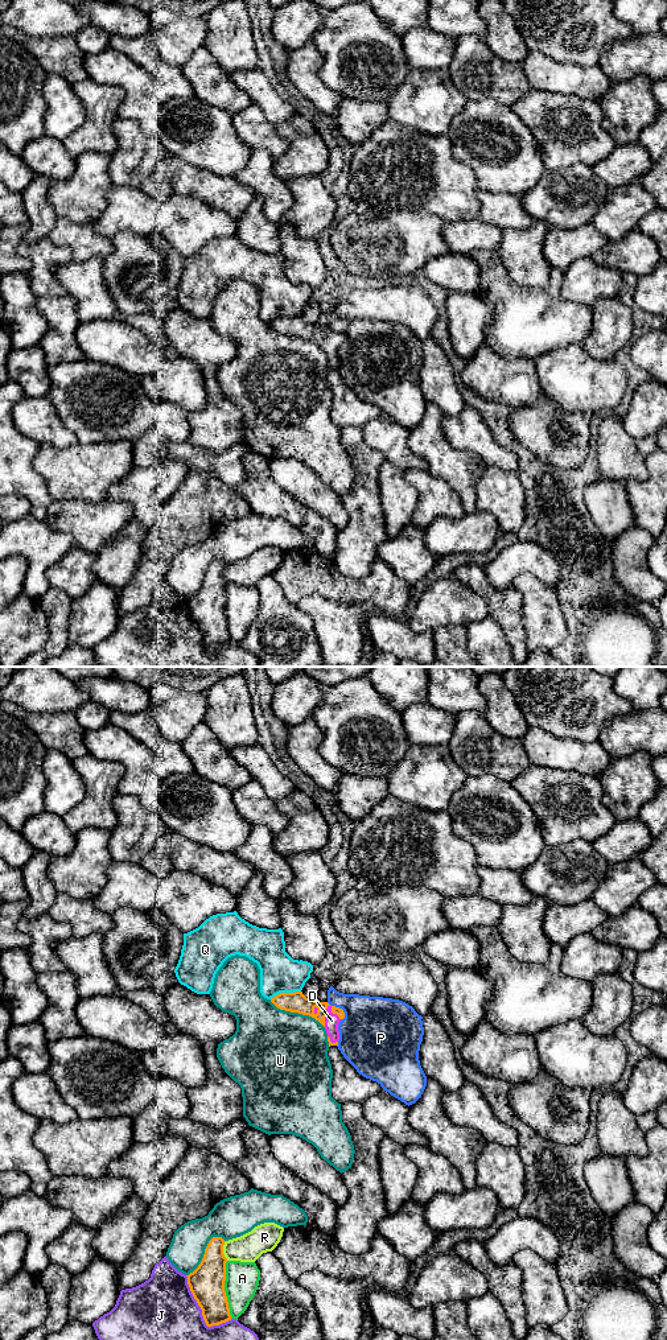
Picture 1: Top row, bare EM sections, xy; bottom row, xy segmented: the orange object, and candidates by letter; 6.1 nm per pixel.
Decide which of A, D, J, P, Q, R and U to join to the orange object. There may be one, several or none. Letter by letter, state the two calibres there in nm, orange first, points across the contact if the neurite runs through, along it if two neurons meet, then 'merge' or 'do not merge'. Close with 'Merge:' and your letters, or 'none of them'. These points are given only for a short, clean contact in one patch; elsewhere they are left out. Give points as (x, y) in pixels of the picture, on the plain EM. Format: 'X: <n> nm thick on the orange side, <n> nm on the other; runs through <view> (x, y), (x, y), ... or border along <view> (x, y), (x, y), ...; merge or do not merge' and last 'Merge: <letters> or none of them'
A: 220 nm thick on the orange side, 200 nm on the other; do not merge
D: 130 nm thick on the orange side, 90 nm on the other; merge
J: 220 nm thick on the orange side, 480 nm on the other; do not merge
P: 50 nm thick on the orange side, 380 nm on the other; do not merge
Q: 130 nm thick on the orange side, 240 nm on the other; border along xy (300, 314), (275, 318), (270, 322); do not merge
R: 220 nm thick on the orange side, 170 nm on the other; do not merge
U: 130 nm thick on the orange side, 480 nm on the other; do not merge
Merge: D

